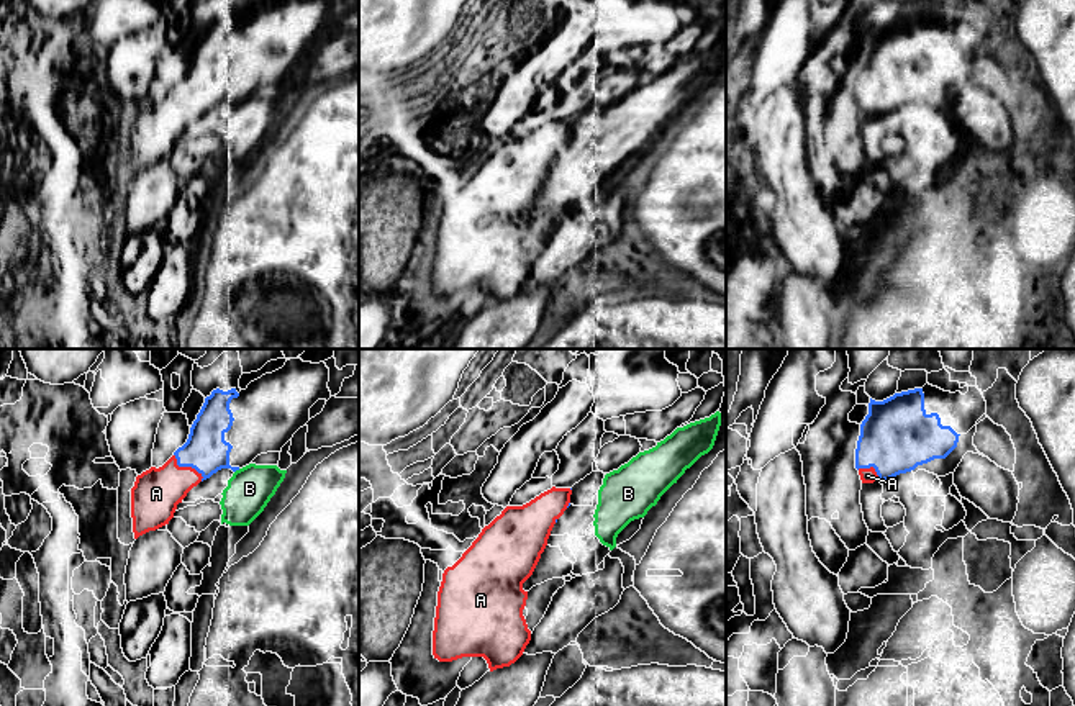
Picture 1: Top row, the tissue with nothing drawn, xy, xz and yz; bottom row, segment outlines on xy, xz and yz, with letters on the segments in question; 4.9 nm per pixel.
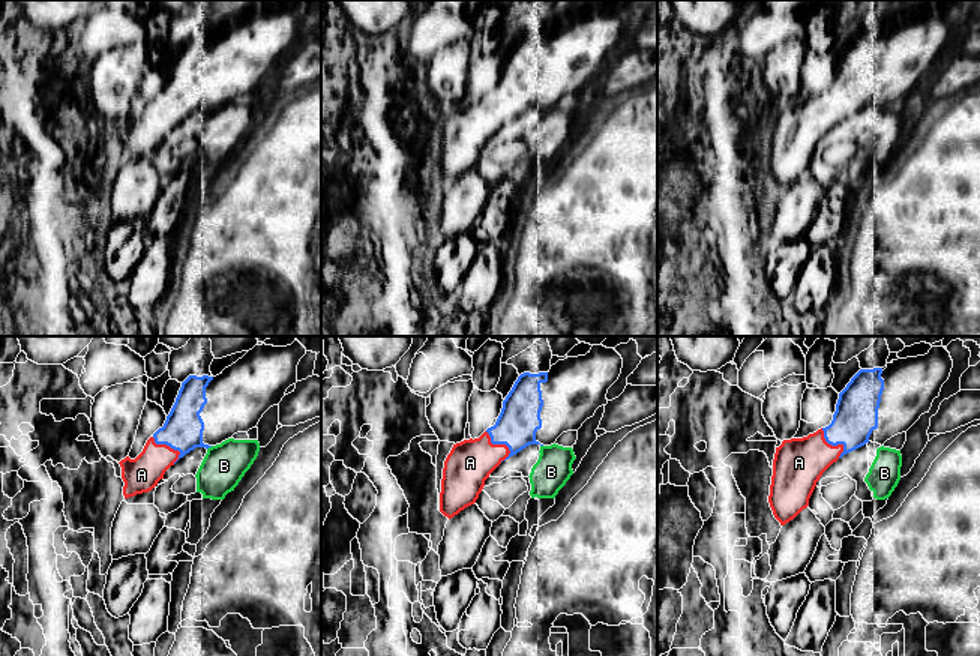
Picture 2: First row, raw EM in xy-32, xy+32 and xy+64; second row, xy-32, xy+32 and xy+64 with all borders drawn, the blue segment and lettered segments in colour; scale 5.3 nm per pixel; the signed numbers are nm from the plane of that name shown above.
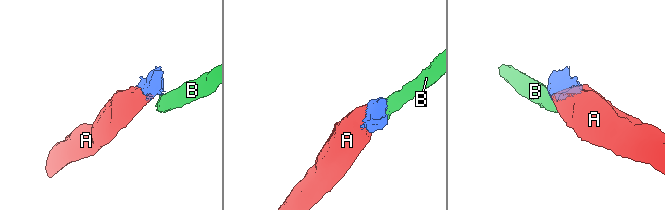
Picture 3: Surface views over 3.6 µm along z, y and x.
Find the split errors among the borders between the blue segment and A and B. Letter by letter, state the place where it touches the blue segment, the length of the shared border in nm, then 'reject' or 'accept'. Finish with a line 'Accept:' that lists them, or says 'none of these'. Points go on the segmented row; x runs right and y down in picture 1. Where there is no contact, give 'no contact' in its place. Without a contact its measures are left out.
A: meets blue in xy at (187, 466); contact 190 nm long; accept
B: meets blue in xy at (236, 469); contact 40 nm long; reject
Accept: A

